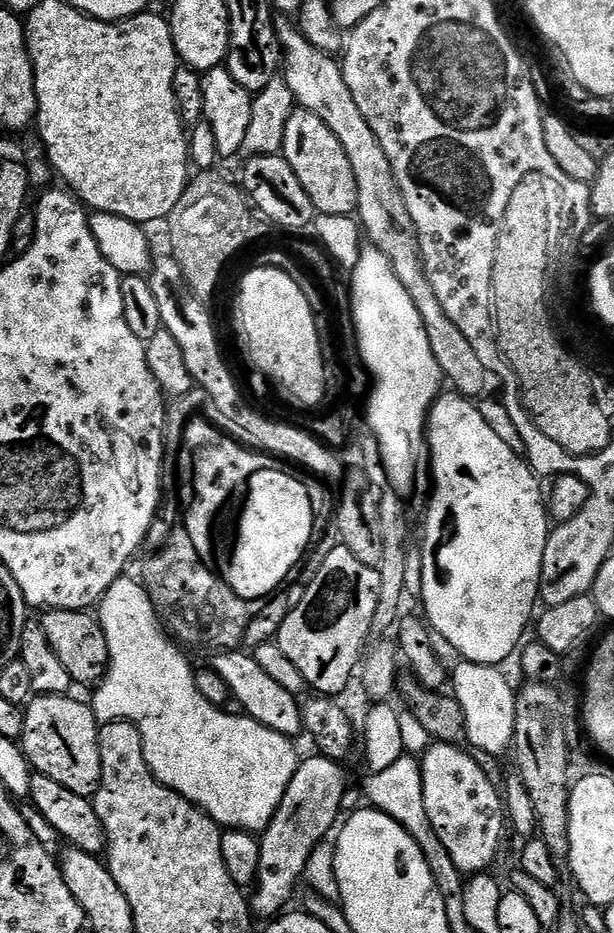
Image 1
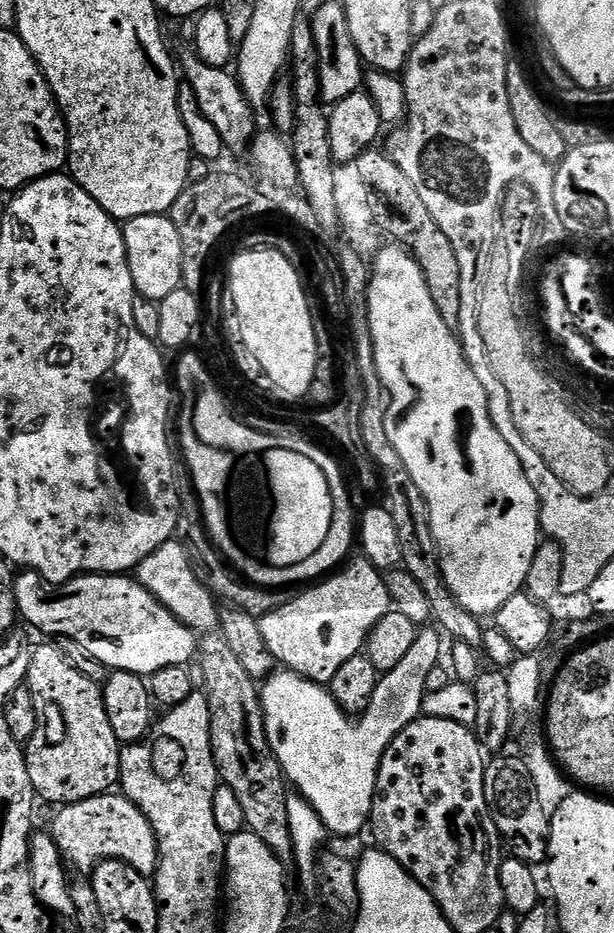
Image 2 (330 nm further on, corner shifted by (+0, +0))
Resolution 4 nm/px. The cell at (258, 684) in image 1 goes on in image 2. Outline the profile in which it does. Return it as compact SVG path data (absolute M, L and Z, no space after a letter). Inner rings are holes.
M24 570L15 577L14 587L16 590L16 611L21 617L24 616L40 632L45 632L45 637L60 638L56 636L65 636L68 640L77 640L94 659L100 664L105 664L108 670L118 672L132 672L136 676L150 678L158 670L166 670L166 666L178 666L179 664L188 666L197 659L198 656L198 636L191 628L185 626L178 617L172 615L169 608L163 608L162 605L154 598L150 590L146 590L135 578L125 578L120 574L85 574L76 576L73 580L68 580L65 584L50 584L44 577L33 570Z

